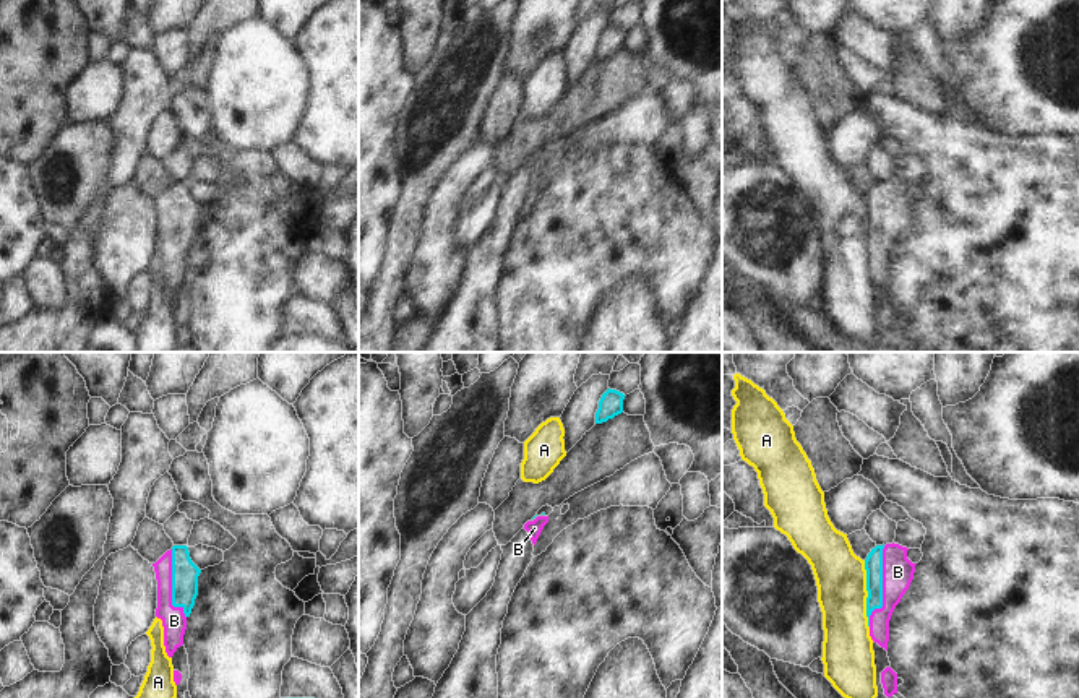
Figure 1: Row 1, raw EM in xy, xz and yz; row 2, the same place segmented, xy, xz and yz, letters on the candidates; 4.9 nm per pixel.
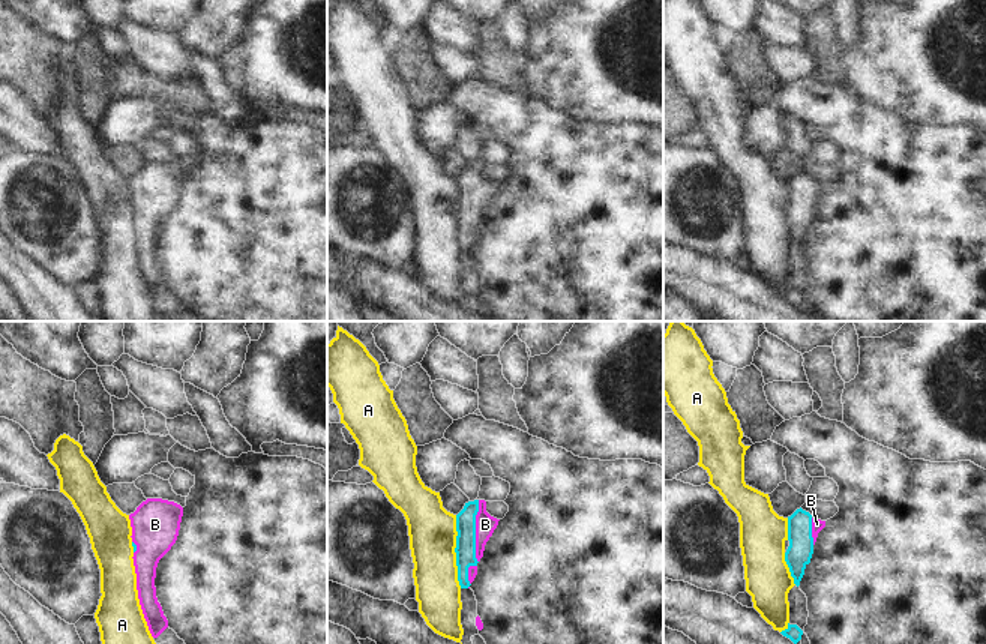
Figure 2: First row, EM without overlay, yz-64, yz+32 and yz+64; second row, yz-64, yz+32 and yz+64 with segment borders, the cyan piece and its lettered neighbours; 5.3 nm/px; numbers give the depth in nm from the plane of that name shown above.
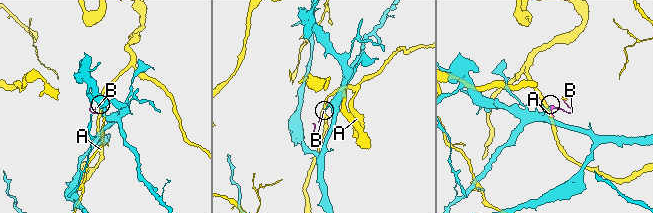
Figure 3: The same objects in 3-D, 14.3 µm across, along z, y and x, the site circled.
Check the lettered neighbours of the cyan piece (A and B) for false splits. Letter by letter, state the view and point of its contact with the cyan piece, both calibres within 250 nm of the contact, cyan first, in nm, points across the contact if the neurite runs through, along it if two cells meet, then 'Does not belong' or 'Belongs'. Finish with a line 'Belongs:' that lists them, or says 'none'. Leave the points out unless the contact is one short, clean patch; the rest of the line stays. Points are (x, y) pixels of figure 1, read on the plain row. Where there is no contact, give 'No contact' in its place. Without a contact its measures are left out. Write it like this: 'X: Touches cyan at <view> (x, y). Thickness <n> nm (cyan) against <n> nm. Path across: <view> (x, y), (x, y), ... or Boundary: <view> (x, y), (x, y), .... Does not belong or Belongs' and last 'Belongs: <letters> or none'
A: Touches cyan at yz (868, 231). Thickness 90 nm (cyan) against 260 nm. Boundary: yz (864, 197), (868, 263). Does not belong
B: Touches cyan at yz (881, 224). Thickness 90 nm (cyan) against 160 nm. Path across: yz (873, 200), (881, 208), (881, 224), (898, 208). Belongs
Belongs: B.

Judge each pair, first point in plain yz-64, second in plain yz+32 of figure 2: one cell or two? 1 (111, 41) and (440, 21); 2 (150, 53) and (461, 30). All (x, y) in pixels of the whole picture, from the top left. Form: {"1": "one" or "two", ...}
{"1": "two", "2": "one"}

